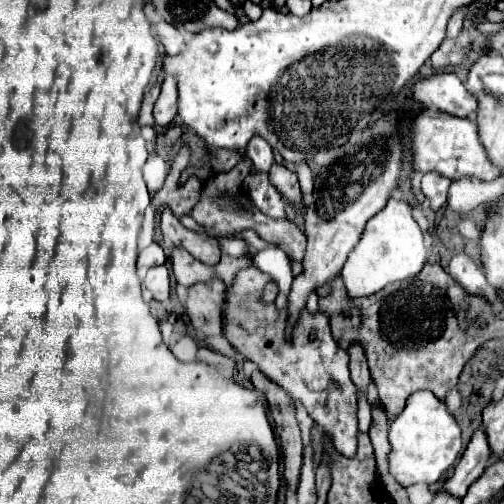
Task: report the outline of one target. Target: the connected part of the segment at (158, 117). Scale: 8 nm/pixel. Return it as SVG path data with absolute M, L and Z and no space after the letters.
M169 76L163 80L161 94L153 108L153 120L157 126L167 126L173 122L175 116L177 116L177 86L175 78Z

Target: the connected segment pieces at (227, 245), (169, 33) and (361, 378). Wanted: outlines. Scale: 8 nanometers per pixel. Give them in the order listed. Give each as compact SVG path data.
M229 236L219 238L219 246L221 246L221 252L225 252L229 256L237 256L239 258L239 256L247 256L249 254L249 246L241 238L229 238Z
M157 22L153 28L155 28L155 34L157 34L159 42L165 46L167 54L179 54L183 50L185 38L175 26L171 26L167 22Z
M349 344L347 352L349 352L349 372L351 372L353 384L357 388L367 388L371 374L367 368L367 358L365 358L363 346L361 344Z

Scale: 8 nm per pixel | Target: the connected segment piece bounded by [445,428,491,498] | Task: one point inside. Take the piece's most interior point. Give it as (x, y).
(477, 455)

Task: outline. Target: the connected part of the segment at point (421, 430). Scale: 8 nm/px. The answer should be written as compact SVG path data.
M423 390L423 392L415 392L409 396L405 410L391 422L389 426L389 472L393 474L393 478L403 486L411 486L417 482L423 484L435 484L447 470L453 468L459 452L461 452L461 430L455 422L455 418L447 412L447 406L435 398L435 394Z

